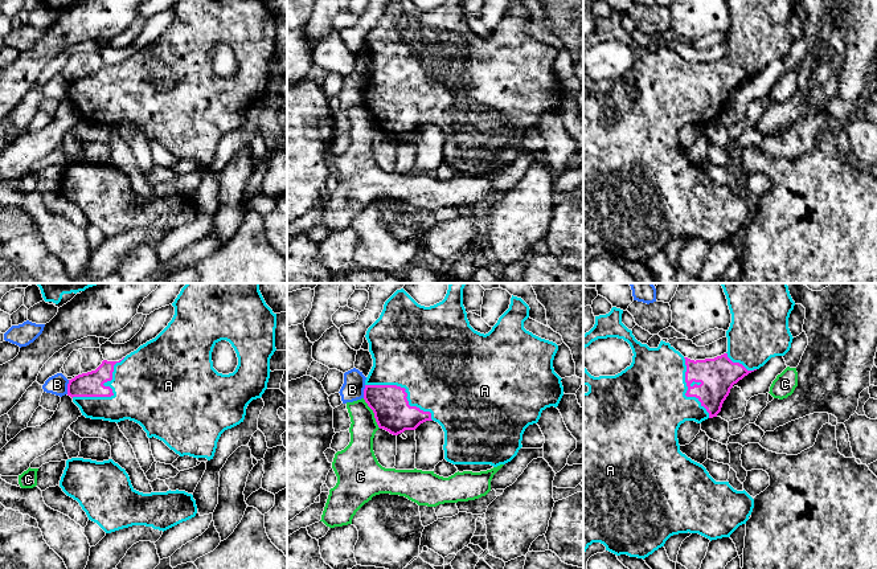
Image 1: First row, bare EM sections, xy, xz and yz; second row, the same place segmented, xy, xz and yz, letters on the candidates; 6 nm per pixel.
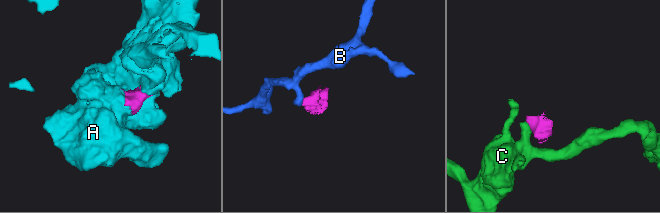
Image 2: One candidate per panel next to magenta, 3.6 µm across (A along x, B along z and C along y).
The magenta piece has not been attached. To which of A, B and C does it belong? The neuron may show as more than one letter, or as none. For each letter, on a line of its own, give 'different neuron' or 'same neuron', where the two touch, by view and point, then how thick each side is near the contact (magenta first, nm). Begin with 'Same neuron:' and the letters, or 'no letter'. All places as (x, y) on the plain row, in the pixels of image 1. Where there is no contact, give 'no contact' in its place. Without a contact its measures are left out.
Same neuron: A
A: same neuron; contact yz (687, 94); calibres 220 and 480 nm
B: different neuron; contact xy (68, 90); calibres 150 and 120 nm
C: different neuron; contact xz (373, 115); calibres 220 and 160 nm

